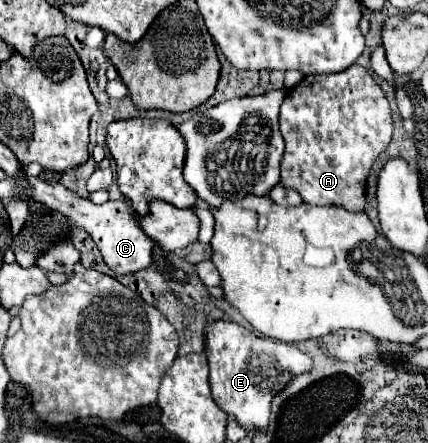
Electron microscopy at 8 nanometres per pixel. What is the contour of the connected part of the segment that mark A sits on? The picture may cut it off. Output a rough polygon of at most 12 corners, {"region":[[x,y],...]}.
{"region":[[361,65],[305,75],[281,105],[281,183],[365,211],[391,141]]}

